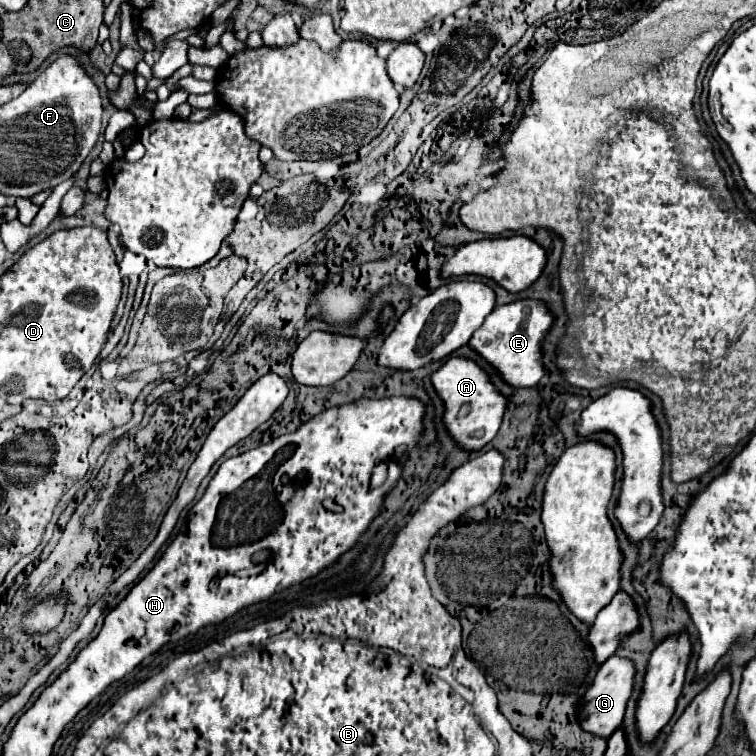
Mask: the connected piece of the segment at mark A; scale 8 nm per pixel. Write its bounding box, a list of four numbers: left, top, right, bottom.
[431,357,507,451]

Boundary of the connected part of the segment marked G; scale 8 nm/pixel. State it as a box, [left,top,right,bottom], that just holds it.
[579,655,635,737]

